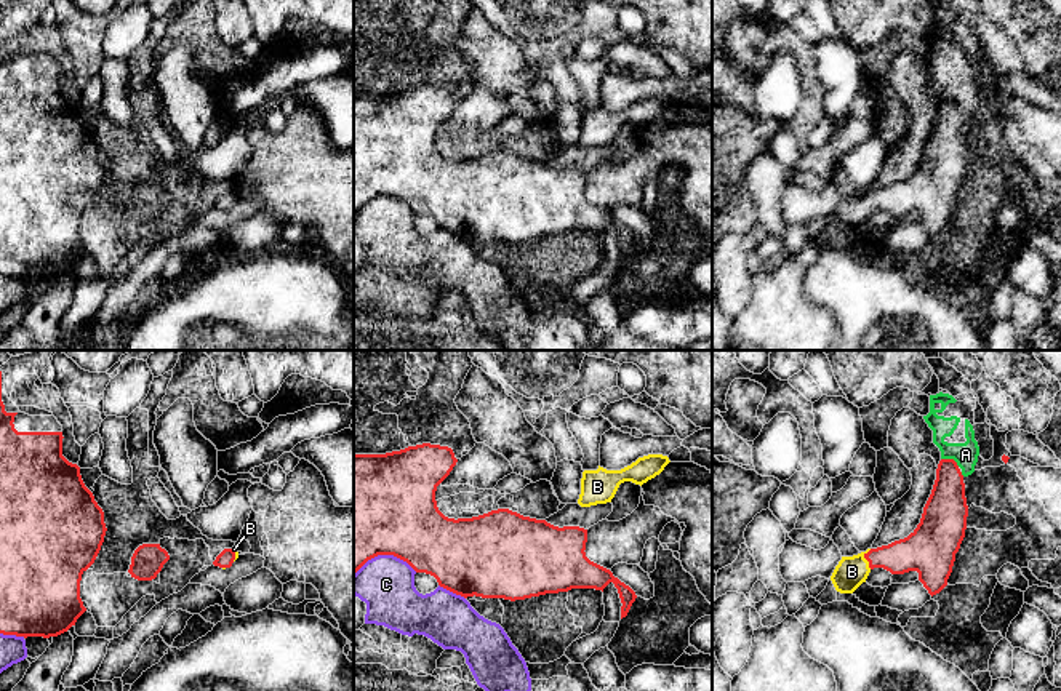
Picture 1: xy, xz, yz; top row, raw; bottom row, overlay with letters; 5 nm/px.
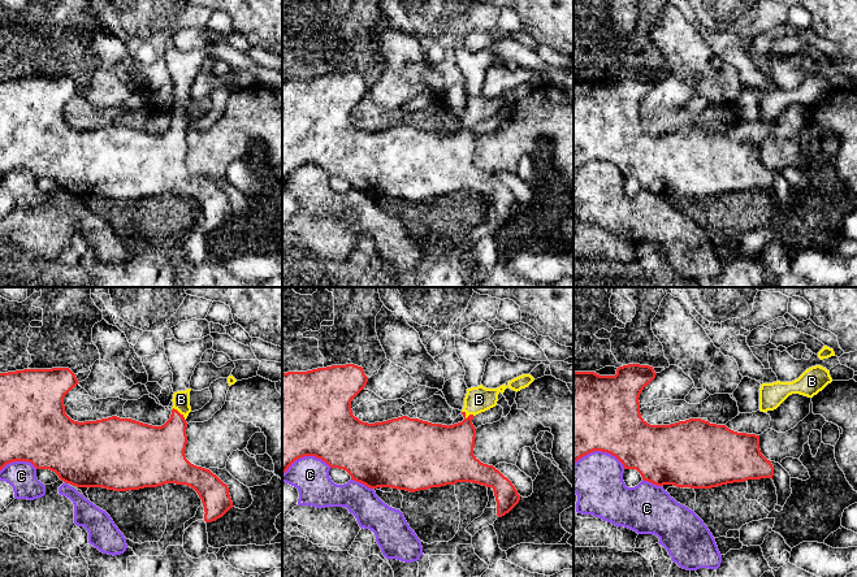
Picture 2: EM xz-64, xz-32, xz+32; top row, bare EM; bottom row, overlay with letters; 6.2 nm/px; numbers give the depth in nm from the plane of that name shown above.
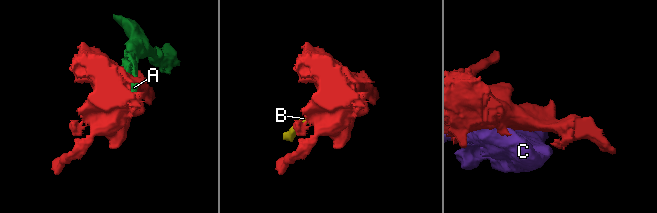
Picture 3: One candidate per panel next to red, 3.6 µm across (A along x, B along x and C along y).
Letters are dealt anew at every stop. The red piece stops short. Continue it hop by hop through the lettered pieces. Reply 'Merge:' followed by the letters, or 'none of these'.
Merge: B

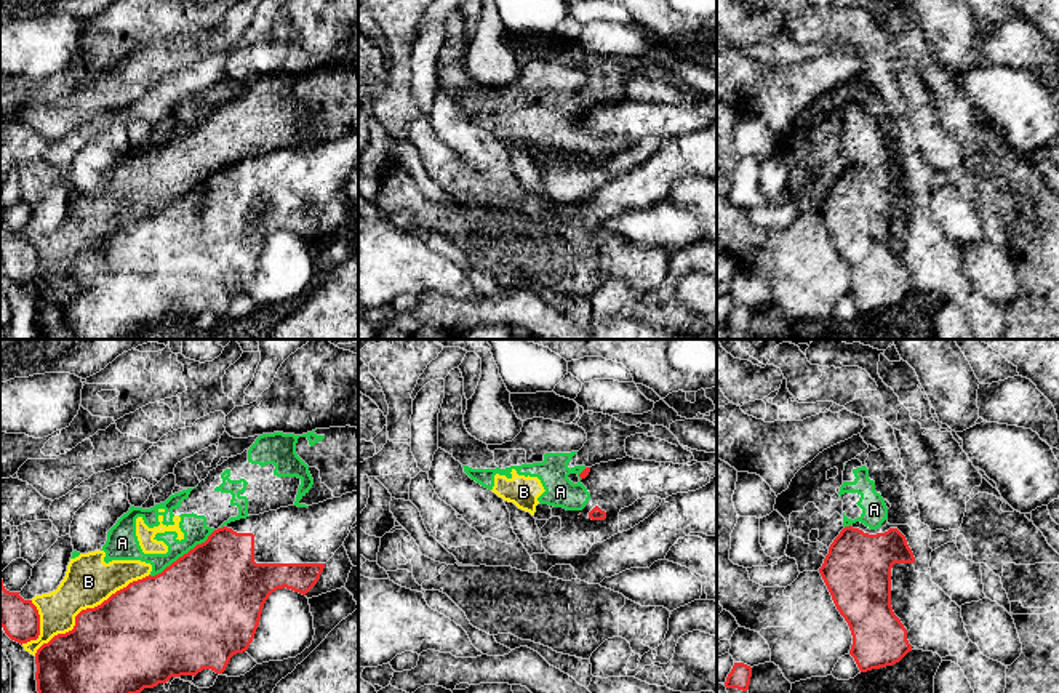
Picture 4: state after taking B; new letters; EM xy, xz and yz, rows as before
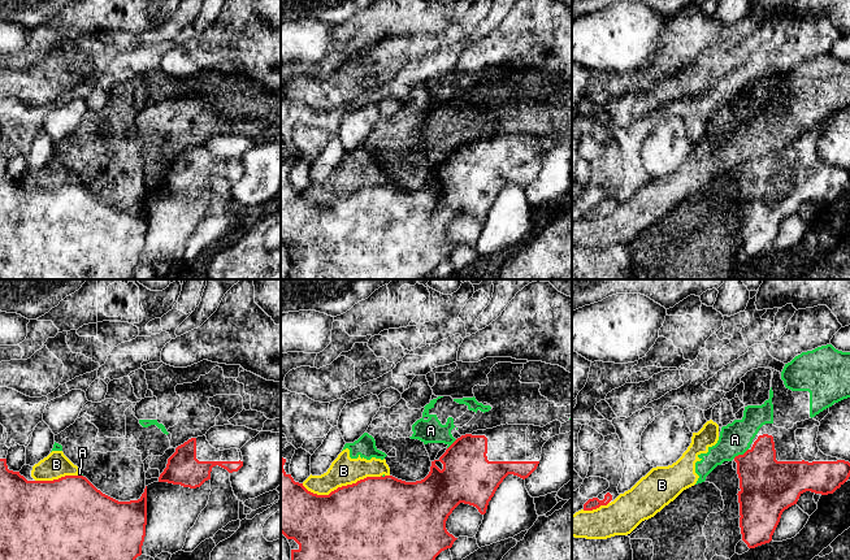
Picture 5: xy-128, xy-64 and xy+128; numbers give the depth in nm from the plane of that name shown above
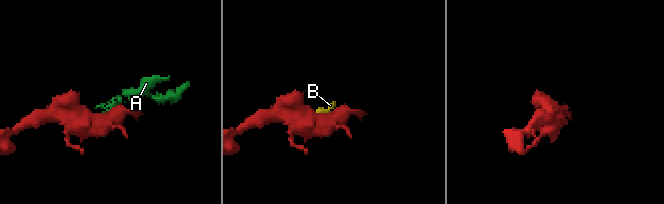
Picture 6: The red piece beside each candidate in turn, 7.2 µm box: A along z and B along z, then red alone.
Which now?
Merge: none of these

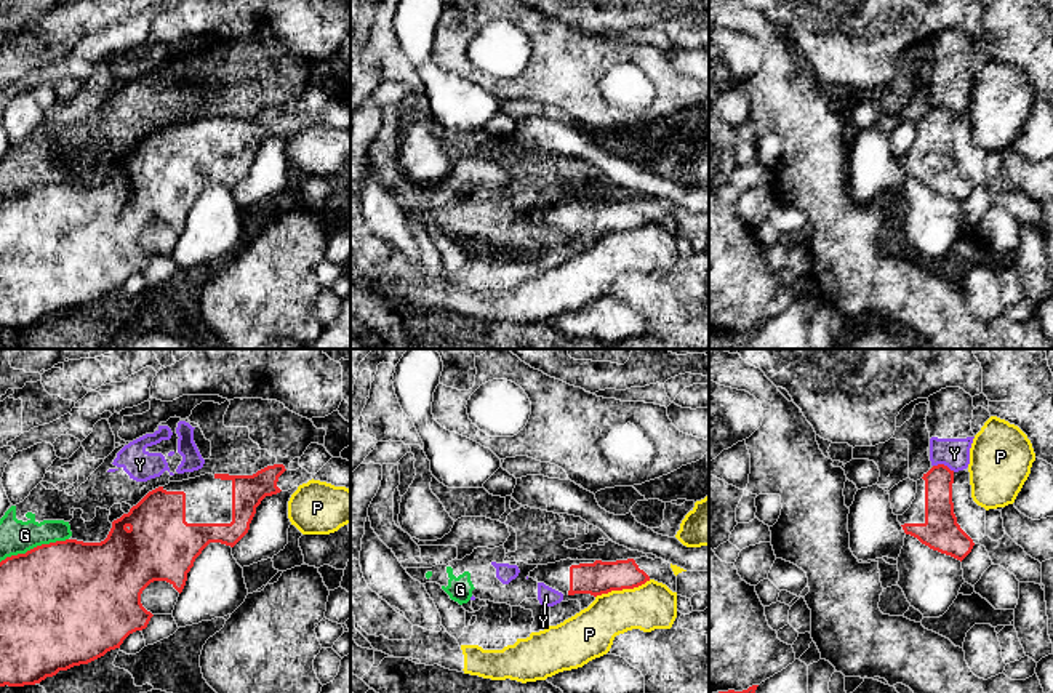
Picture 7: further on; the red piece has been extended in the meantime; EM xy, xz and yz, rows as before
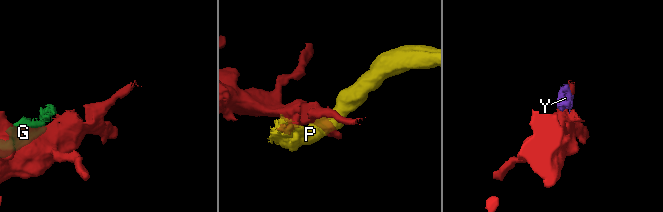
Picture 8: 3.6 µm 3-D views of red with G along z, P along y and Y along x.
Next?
Merge: none of these

